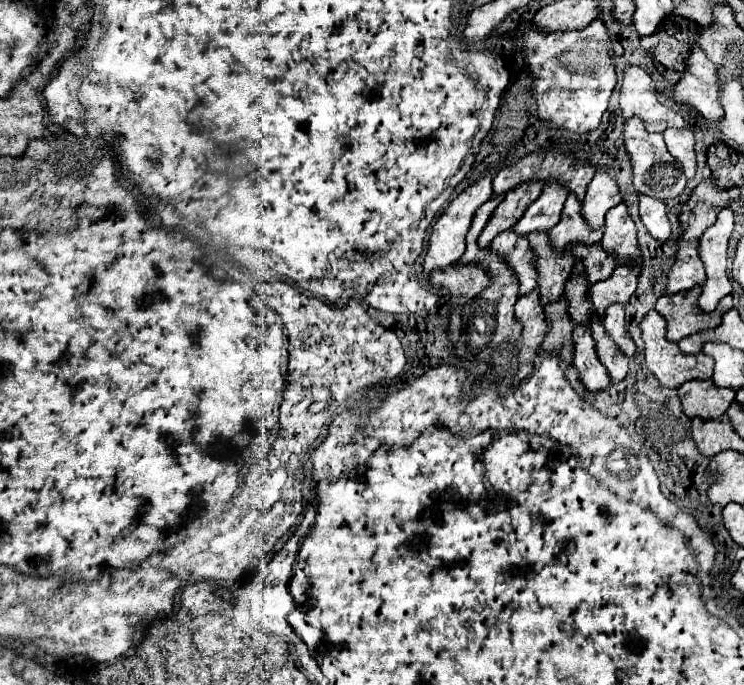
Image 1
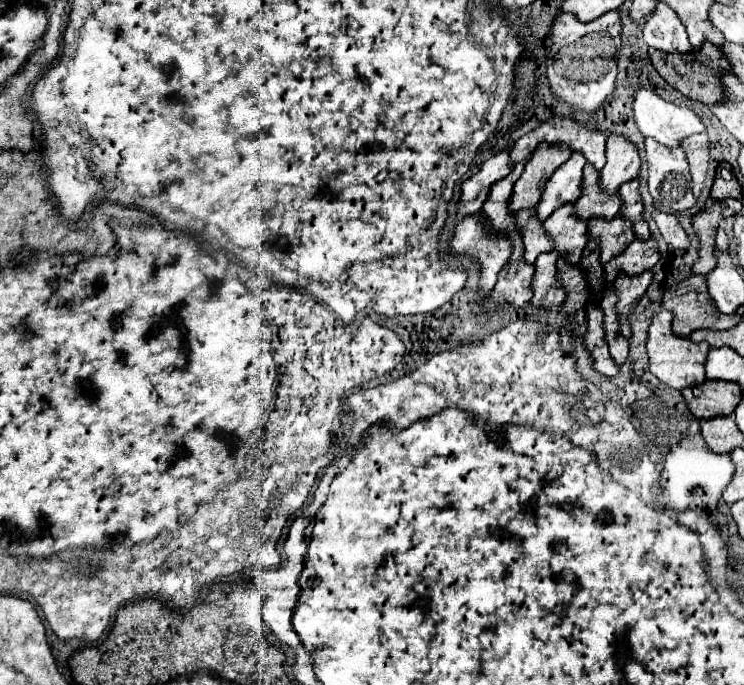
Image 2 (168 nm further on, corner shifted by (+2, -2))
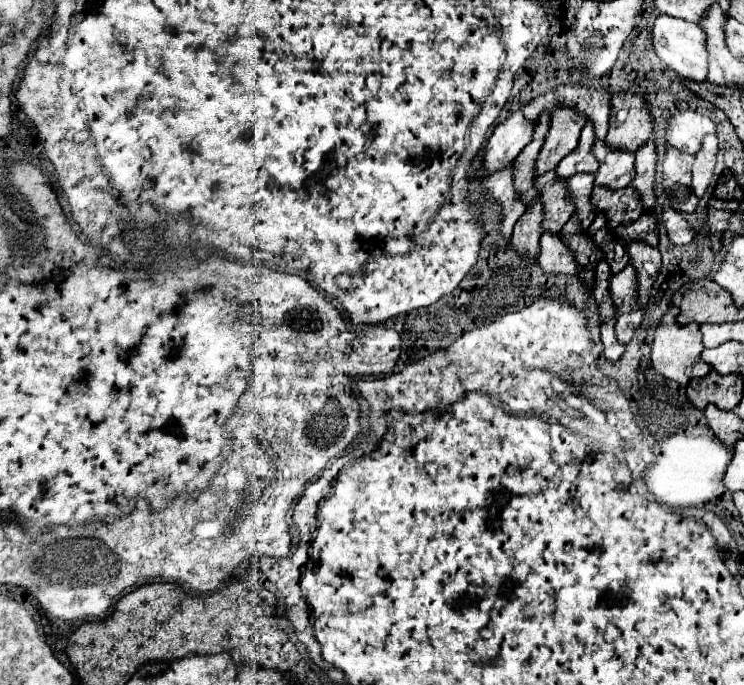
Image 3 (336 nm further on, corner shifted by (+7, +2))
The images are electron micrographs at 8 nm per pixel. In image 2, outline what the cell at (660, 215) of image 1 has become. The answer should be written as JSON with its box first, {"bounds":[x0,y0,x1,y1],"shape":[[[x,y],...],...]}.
{"bounds":[651,211,689,249],"shape":[[[653,211],[651,217],[655,219],[663,239],[673,247],[673,249],[687,249],[689,247],[689,237],[685,233],[685,229],[681,227],[681,223],[677,221],[675,215],[671,213],[663,213],[663,211]]]}

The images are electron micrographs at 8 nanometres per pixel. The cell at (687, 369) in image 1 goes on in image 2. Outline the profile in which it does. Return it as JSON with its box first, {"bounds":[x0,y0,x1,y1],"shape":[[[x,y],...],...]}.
{"bounds":[647,309,709,389],"shape":[[[661,309],[649,327],[649,341],[647,341],[647,351],[649,351],[649,367],[651,373],[667,383],[673,389],[685,389],[685,387],[695,387],[701,385],[705,377],[705,359],[709,353],[709,343],[693,343],[689,337],[677,337],[671,331],[671,321],[673,313]]]}

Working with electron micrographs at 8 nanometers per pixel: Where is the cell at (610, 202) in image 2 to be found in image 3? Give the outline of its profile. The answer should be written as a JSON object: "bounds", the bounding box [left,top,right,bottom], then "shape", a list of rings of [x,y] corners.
{"bounds":[592,143,634,191],"shape":[[[596,143],[592,155],[598,159],[600,167],[596,171],[596,185],[612,187],[614,191],[620,187],[628,187],[634,175],[634,155],[624,151],[614,151],[606,143]]]}

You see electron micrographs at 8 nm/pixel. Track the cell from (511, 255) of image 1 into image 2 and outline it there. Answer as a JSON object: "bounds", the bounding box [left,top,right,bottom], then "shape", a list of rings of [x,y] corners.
{"bounds":[515,209,553,263],"shape":[[[525,209],[525,211],[517,211],[515,215],[517,219],[517,229],[523,235],[523,245],[525,245],[525,259],[529,259],[529,263],[535,263],[539,253],[545,251],[553,251],[553,241],[547,235],[547,231],[543,229],[543,221],[539,221],[535,217],[535,209]]]}

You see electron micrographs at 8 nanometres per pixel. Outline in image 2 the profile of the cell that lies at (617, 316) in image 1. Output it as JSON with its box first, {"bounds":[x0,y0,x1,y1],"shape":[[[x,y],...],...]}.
{"bounds":[615,271,653,339],"shape":[[[621,271],[621,275],[617,275],[615,279],[615,289],[619,295],[619,303],[617,303],[617,313],[619,313],[619,321],[621,321],[621,333],[629,339],[631,337],[631,325],[627,315],[633,311],[635,303],[639,303],[639,299],[643,297],[643,293],[647,291],[647,287],[653,281],[653,271],[643,271],[641,275],[627,275]]]}

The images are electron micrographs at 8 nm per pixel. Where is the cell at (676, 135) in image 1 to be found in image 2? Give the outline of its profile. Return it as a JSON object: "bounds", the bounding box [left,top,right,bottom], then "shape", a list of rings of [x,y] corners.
{"bounds":[681,133,709,197],"shape":[[[707,133],[691,135],[689,139],[685,139],[685,143],[681,147],[687,153],[687,159],[691,165],[693,195],[699,197],[705,177],[707,177],[707,169],[709,169],[709,137],[707,137]]]}

